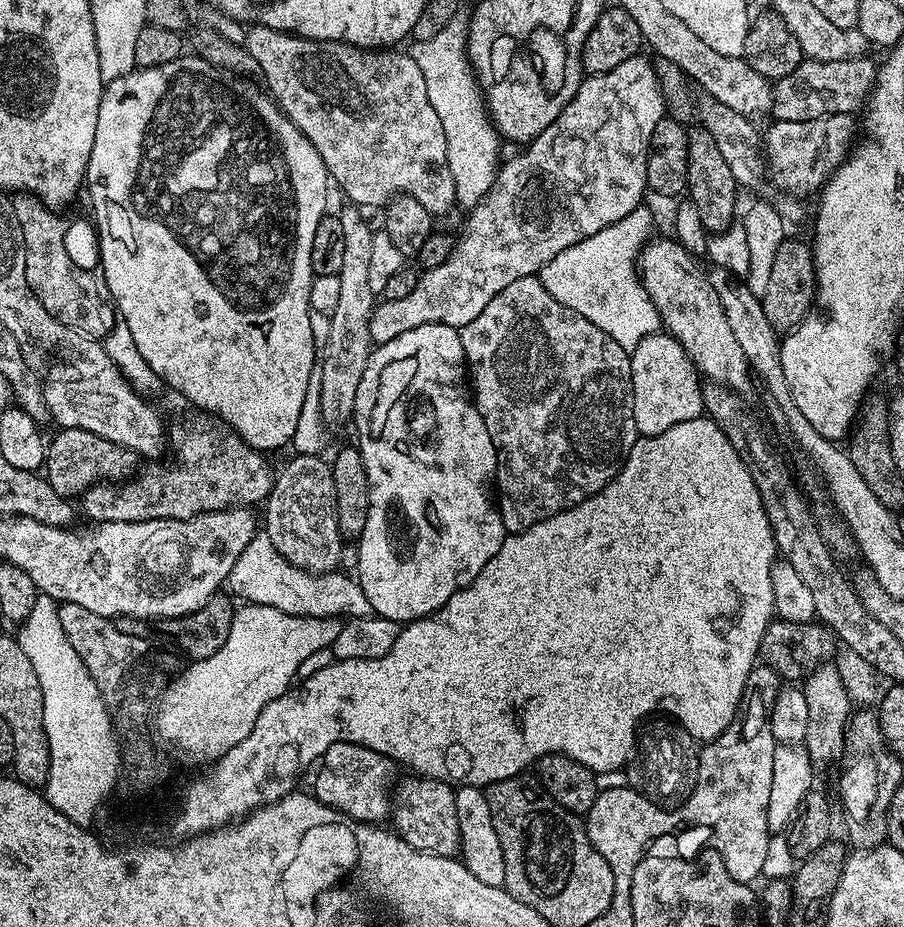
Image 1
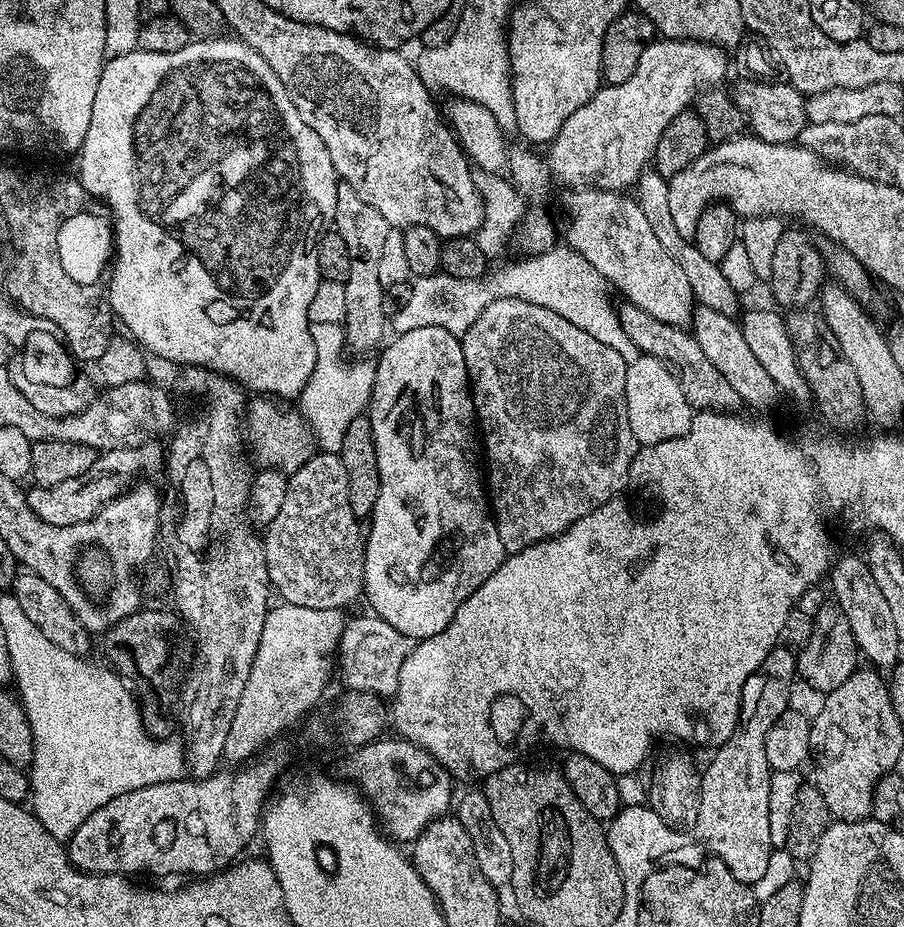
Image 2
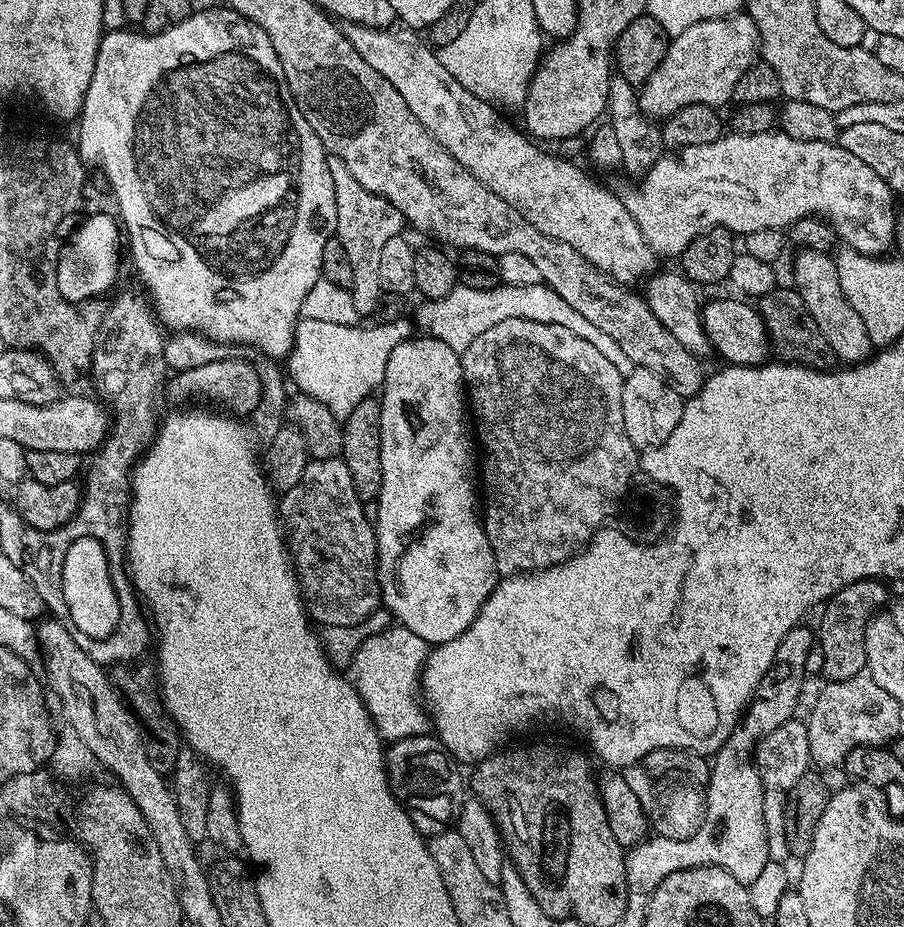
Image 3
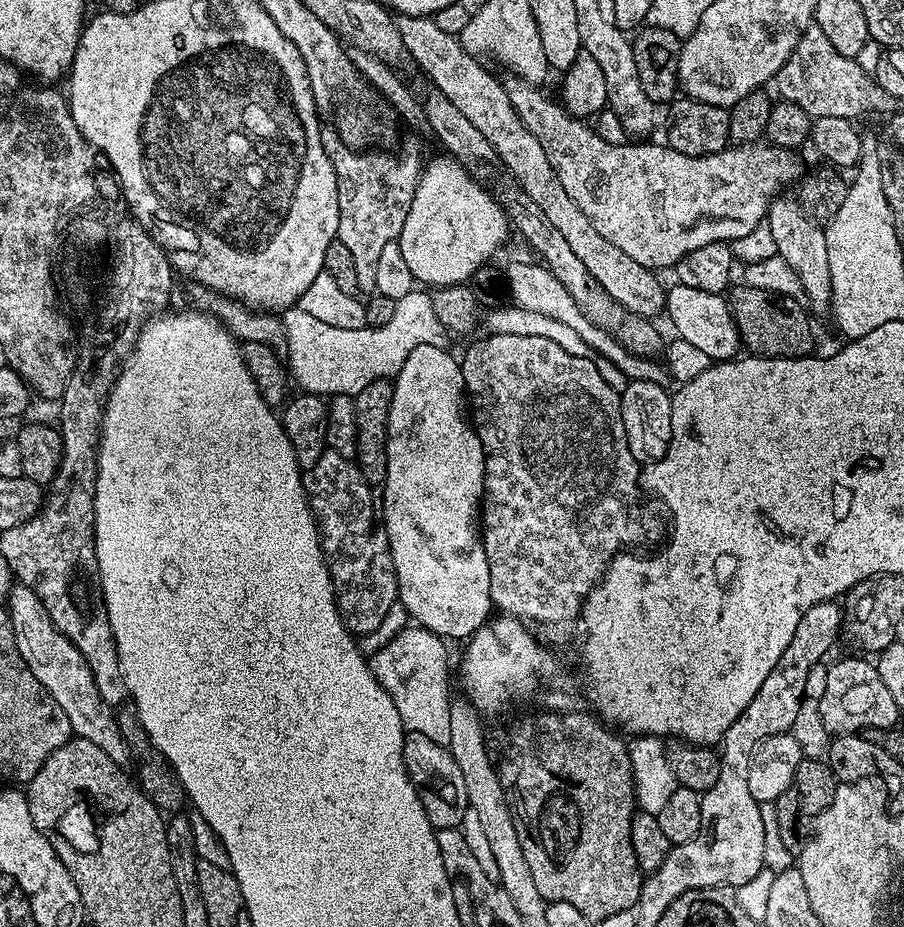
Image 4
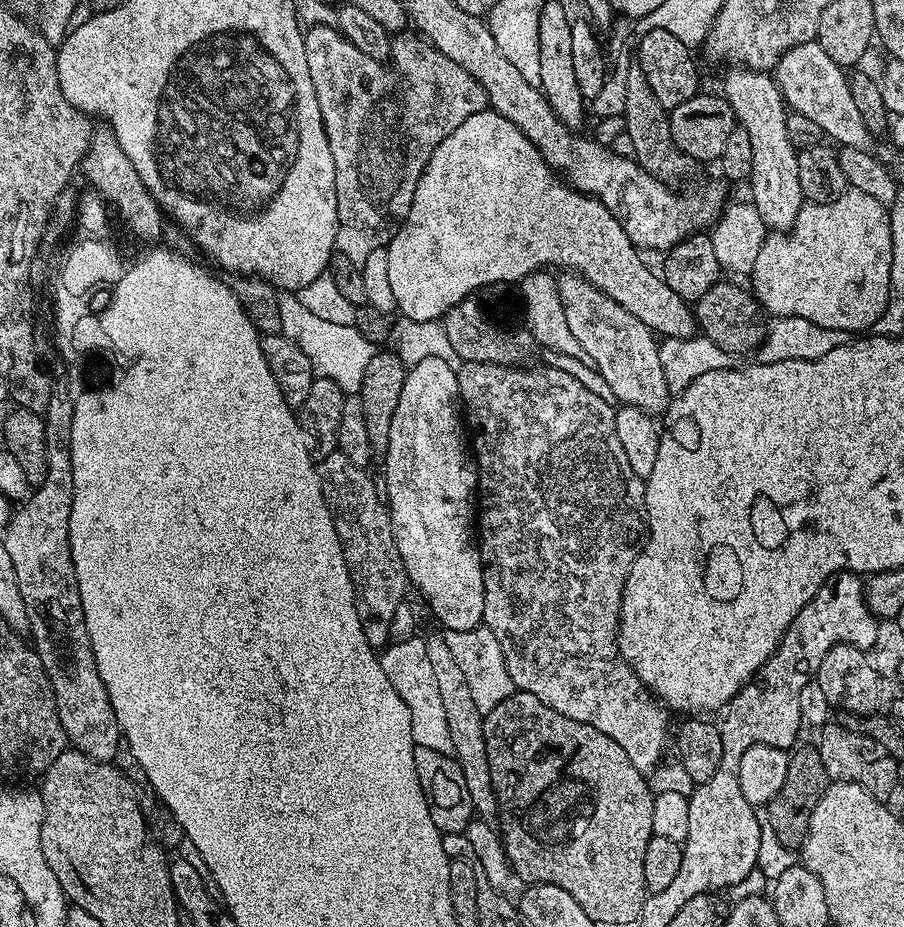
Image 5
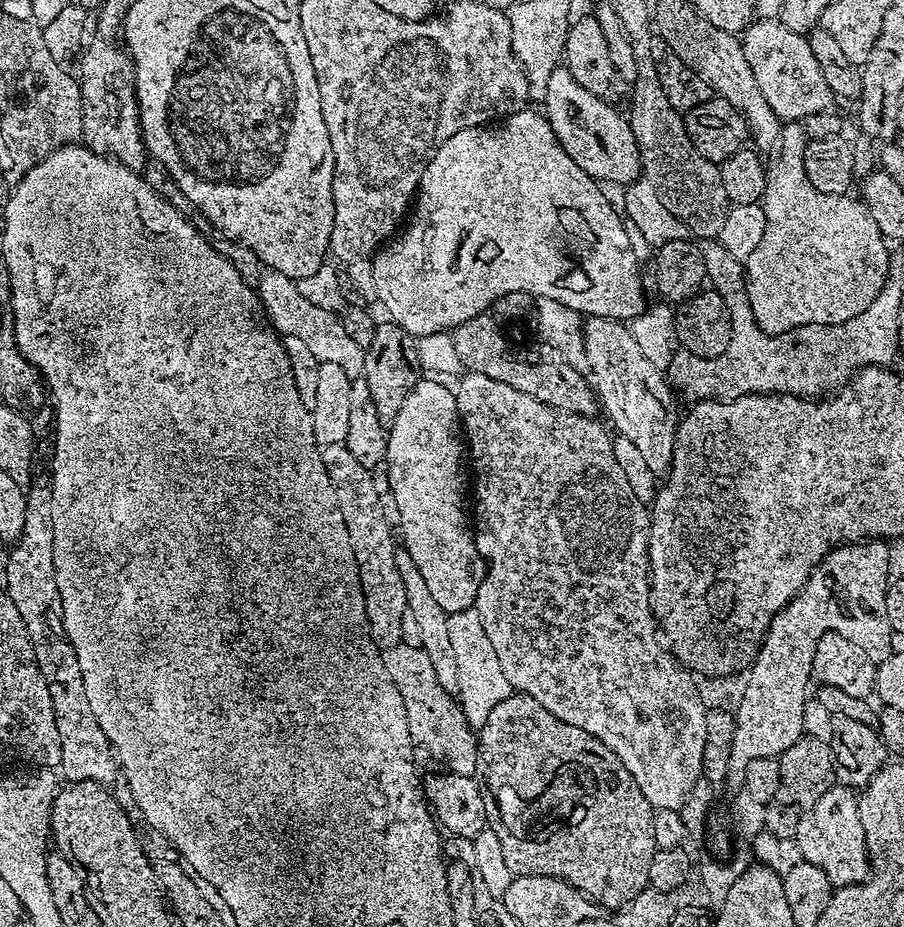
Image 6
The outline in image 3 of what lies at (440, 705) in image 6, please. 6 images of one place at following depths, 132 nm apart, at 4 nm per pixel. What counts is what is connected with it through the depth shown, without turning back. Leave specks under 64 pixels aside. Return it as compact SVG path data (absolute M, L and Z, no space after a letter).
M391 626L366 638L346 667L346 675L375 722L381 740L429 735L430 717L420 691L420 676L429 651L429 644L414 630Z

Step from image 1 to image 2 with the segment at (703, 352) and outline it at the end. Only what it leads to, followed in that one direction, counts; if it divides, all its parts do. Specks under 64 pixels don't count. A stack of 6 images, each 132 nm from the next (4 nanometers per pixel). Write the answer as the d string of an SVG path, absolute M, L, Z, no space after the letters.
M587 186L571 195L568 204L572 207L572 217L568 220L567 247L582 254L615 291L617 288L624 295L627 303L646 310L646 314L658 318L658 322L691 325L694 299L689 279L677 262L666 254L637 201L628 194Z

